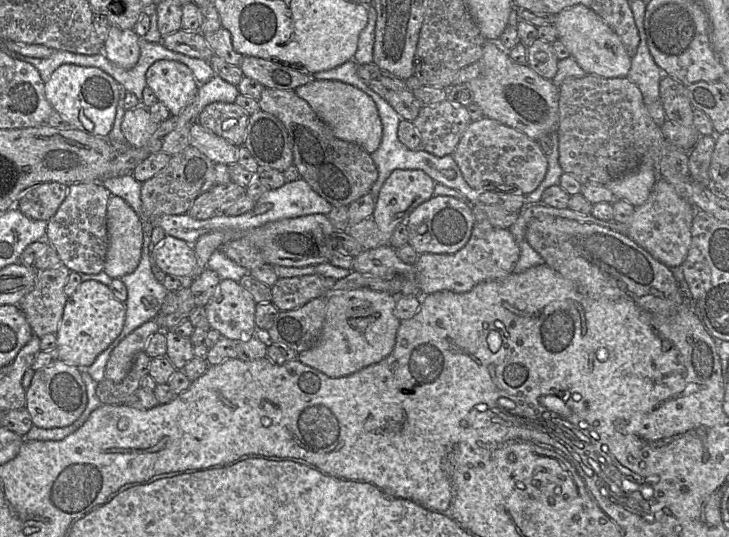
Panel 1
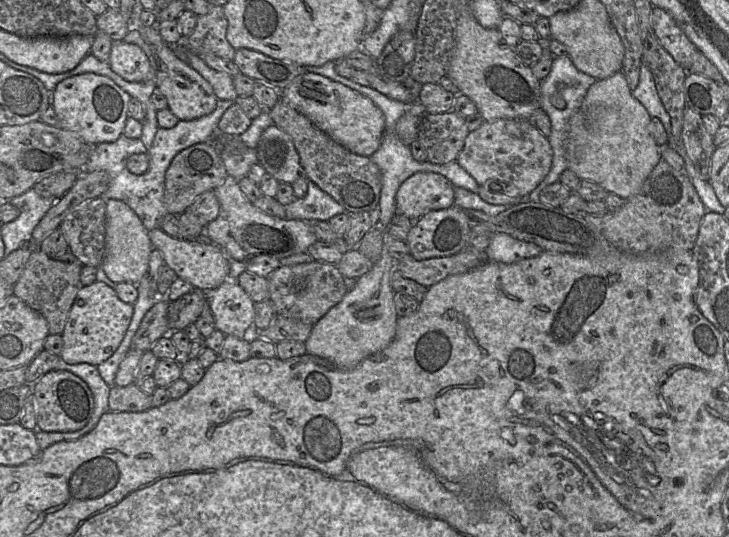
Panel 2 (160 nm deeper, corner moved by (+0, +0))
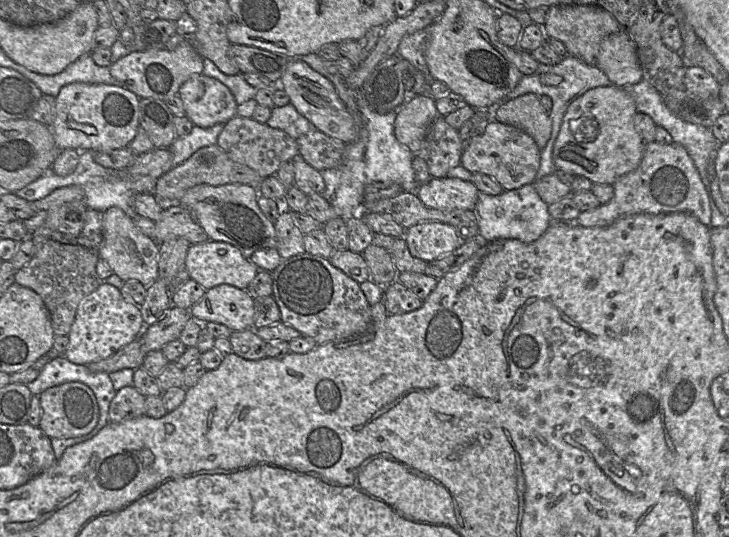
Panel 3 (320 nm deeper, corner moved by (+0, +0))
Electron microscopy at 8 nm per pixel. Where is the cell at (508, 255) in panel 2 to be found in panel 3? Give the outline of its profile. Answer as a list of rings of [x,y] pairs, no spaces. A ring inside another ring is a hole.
[[[534,184],[518,189],[503,190],[499,195],[488,195],[479,191],[475,213],[478,217],[479,238],[484,242],[497,239],[517,239],[532,243],[539,239],[554,222],[545,203],[535,190]]]

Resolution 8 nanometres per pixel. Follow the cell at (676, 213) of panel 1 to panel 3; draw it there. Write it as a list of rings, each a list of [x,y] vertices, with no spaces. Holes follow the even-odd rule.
[[[646,143],[639,166],[619,177],[613,184],[614,196],[606,204],[581,212],[575,223],[582,227],[605,227],[617,219],[638,213],[663,214],[685,212],[710,226],[711,207],[708,193],[687,150],[680,144]]]

